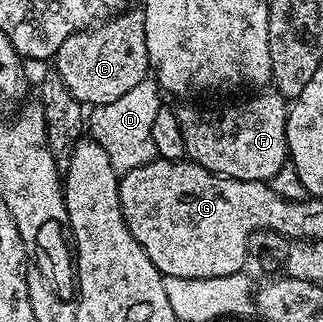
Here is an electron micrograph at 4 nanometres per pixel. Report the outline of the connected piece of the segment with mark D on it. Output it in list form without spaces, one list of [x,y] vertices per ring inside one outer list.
[[[145,79],[142,83],[138,83],[138,87],[126,91],[126,95],[114,99],[114,103],[97,105],[87,114],[87,132],[91,140],[97,141],[105,148],[106,155],[110,155],[110,163],[117,174],[129,173],[131,169],[157,160],[153,140],[153,122],[162,106],[160,97],[162,98],[162,90],[155,80]]]

